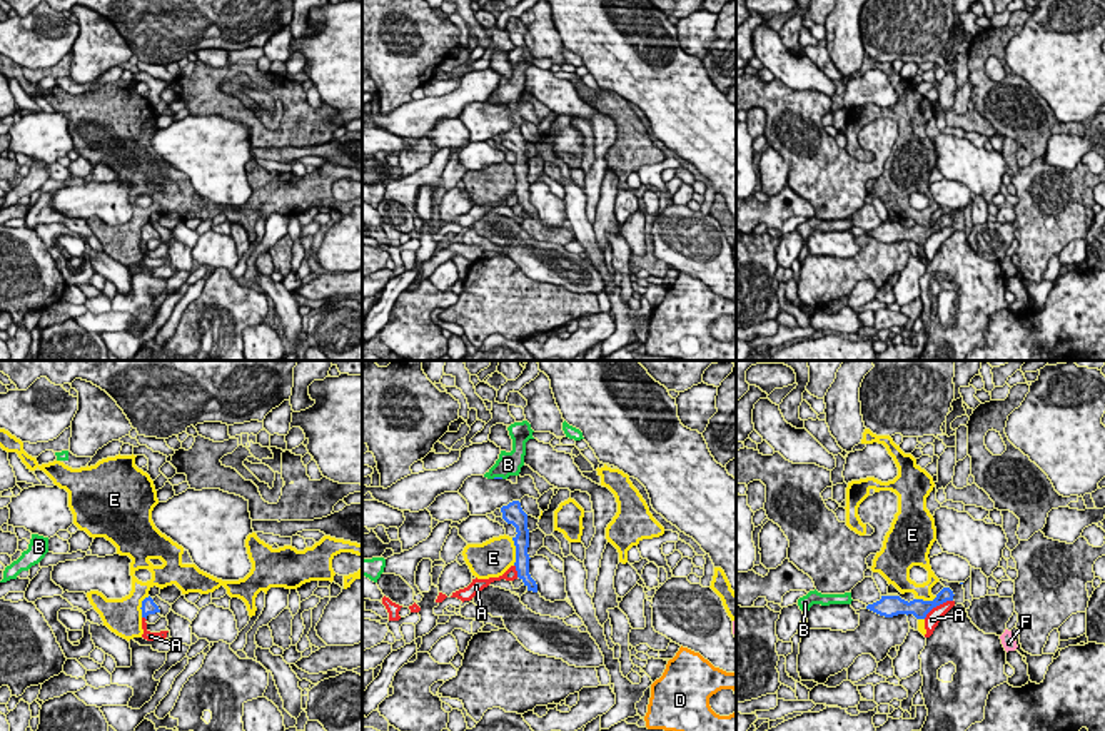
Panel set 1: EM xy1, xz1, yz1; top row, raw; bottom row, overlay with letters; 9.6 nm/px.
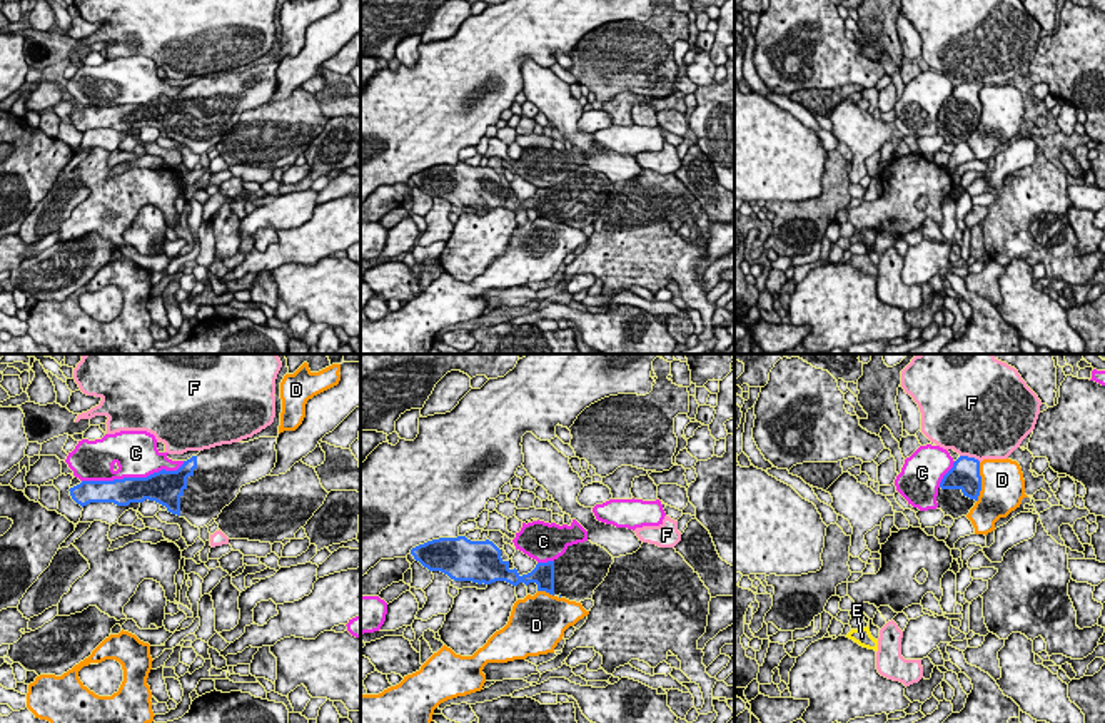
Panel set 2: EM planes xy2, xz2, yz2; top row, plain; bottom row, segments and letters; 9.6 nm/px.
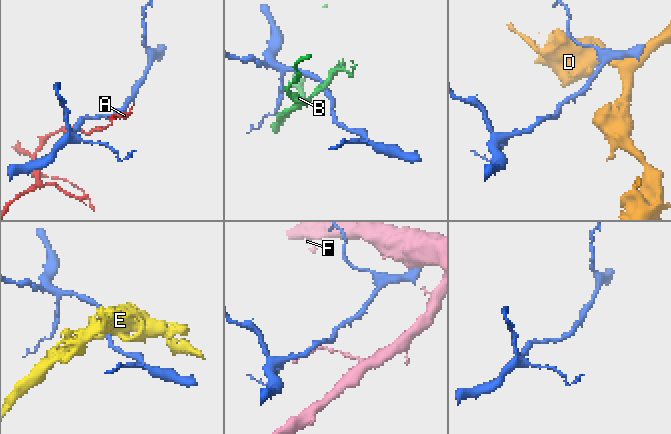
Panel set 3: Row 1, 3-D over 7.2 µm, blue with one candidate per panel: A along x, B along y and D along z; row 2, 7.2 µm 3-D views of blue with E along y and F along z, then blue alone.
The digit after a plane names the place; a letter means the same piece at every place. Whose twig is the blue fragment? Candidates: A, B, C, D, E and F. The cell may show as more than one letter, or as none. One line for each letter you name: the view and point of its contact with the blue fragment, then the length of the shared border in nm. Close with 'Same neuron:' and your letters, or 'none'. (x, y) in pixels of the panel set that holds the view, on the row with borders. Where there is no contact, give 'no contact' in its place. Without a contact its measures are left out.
Same neuron: none

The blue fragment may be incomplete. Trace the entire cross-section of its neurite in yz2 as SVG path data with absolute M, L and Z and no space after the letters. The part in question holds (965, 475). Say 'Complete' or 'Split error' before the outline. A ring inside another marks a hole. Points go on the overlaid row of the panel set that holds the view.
Split error. M960 456L940 483L936 496L938 509L953 519L966 516L978 501L980 491L980 461Z

